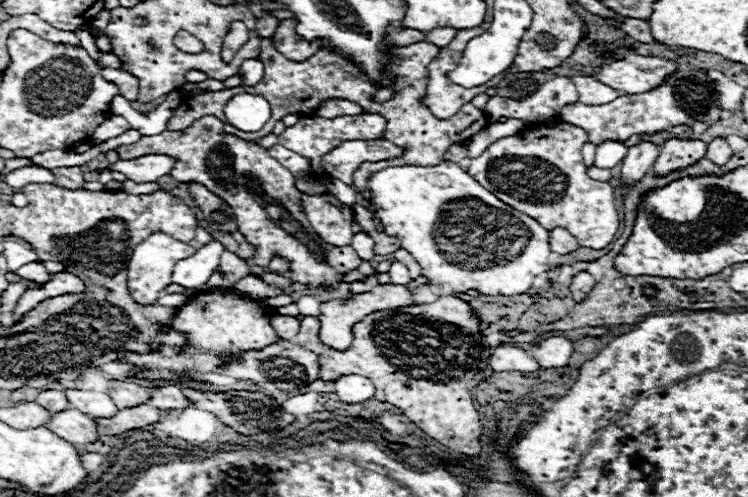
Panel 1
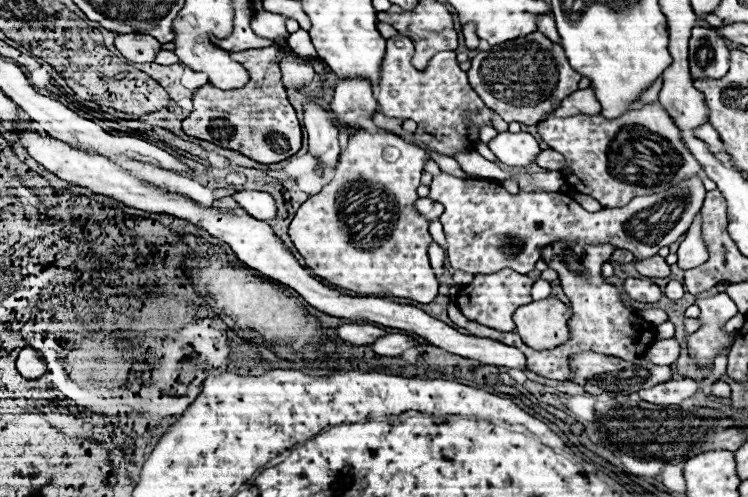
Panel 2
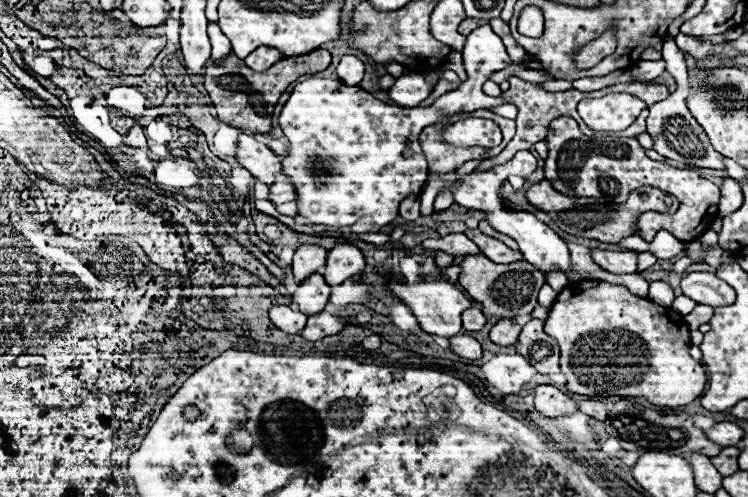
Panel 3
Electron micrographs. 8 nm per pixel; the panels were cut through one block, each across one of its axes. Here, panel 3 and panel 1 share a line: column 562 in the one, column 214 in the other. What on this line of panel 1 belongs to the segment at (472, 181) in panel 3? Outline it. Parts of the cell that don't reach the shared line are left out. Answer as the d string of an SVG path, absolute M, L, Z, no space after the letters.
M216 240L206 246L200 246L194 256L180 260L176 264L172 272L172 282L188 290L202 290L202 286L206 286L206 282L218 268L222 252L224 252L224 246Z

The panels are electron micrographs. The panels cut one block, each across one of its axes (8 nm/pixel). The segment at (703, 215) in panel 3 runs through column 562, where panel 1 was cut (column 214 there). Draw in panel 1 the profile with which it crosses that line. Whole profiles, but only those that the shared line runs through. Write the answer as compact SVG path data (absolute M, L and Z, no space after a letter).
M204 116L182 132L164 130L156 136L142 136L136 144L120 146L116 151L121 160L140 158L146 154L166 154L174 158L176 164L172 178L178 182L204 184L236 212L238 230L250 244L256 246L254 262L258 266L266 268L276 254L290 262L294 282L308 284L310 288L338 288L342 276L356 270L362 262L352 246L336 248L326 244L312 230L300 204L302 192L294 186L296 178L286 166L272 158L266 148L228 136L224 132L224 122L214 116Z

